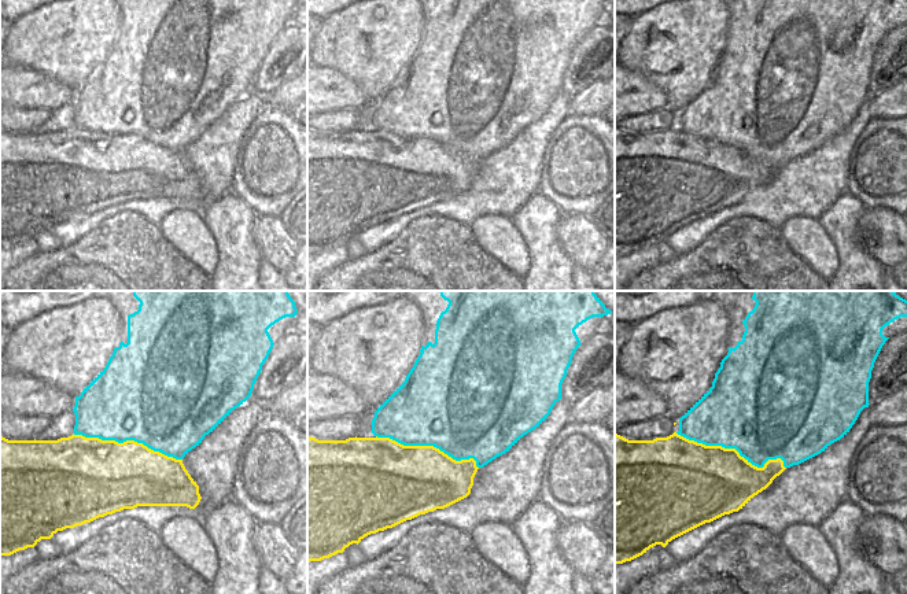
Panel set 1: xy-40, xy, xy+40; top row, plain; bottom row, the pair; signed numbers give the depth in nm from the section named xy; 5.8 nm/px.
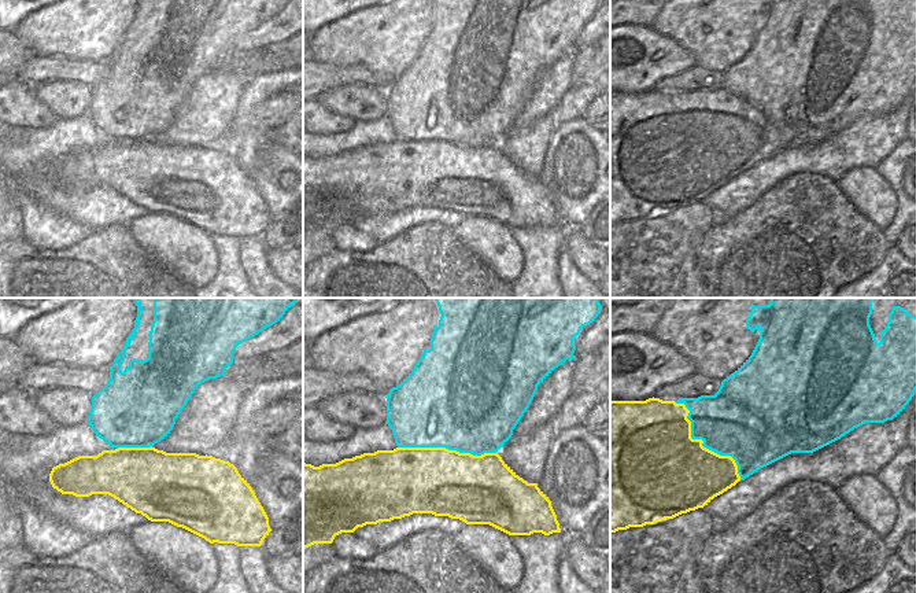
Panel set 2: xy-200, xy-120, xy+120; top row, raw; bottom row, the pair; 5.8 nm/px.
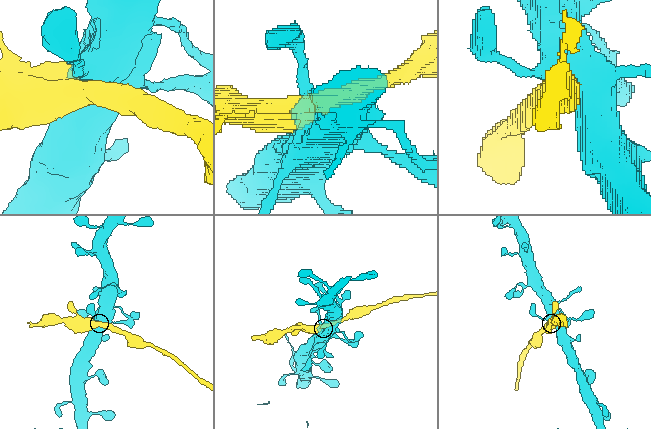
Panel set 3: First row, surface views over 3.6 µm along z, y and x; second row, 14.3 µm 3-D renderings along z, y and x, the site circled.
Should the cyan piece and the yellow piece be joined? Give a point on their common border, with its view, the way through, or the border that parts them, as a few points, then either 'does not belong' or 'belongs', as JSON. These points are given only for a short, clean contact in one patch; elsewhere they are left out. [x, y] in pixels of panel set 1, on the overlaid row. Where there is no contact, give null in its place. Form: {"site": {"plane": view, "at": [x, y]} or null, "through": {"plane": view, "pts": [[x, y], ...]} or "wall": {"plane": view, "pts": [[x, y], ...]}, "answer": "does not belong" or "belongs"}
{"site": {"plane": "xy+40", "at": [733, 447]}, "answer": "does not belong"}

